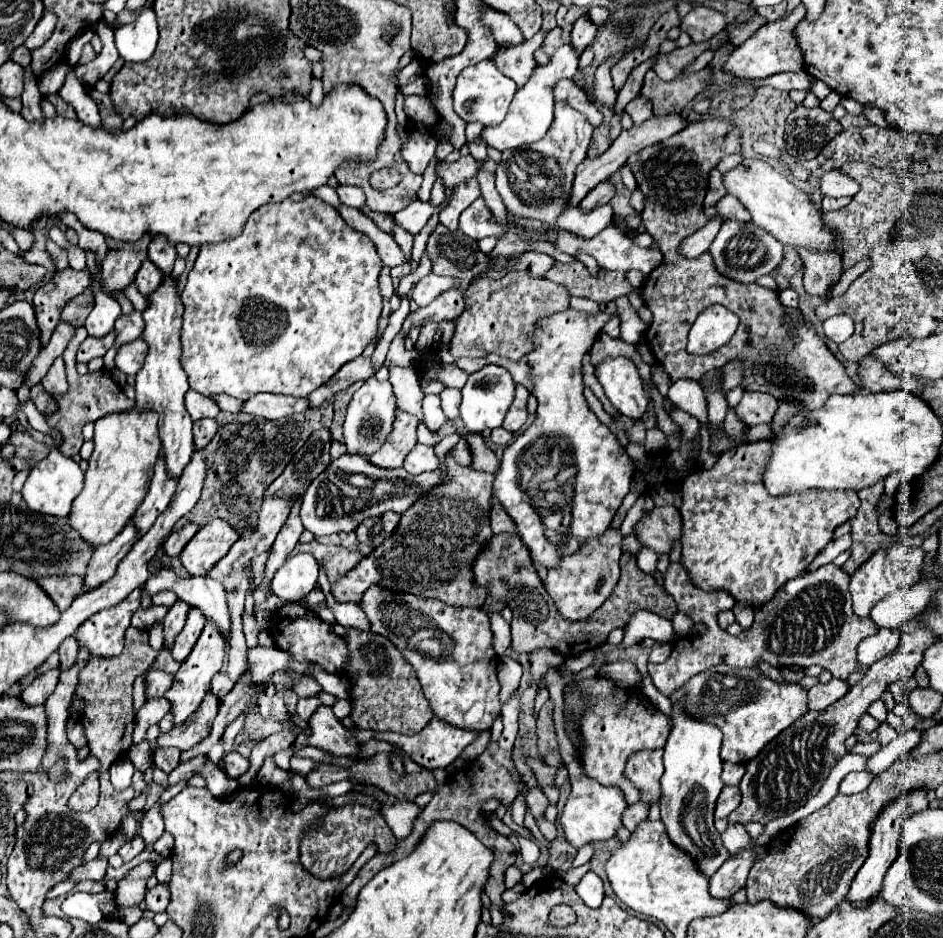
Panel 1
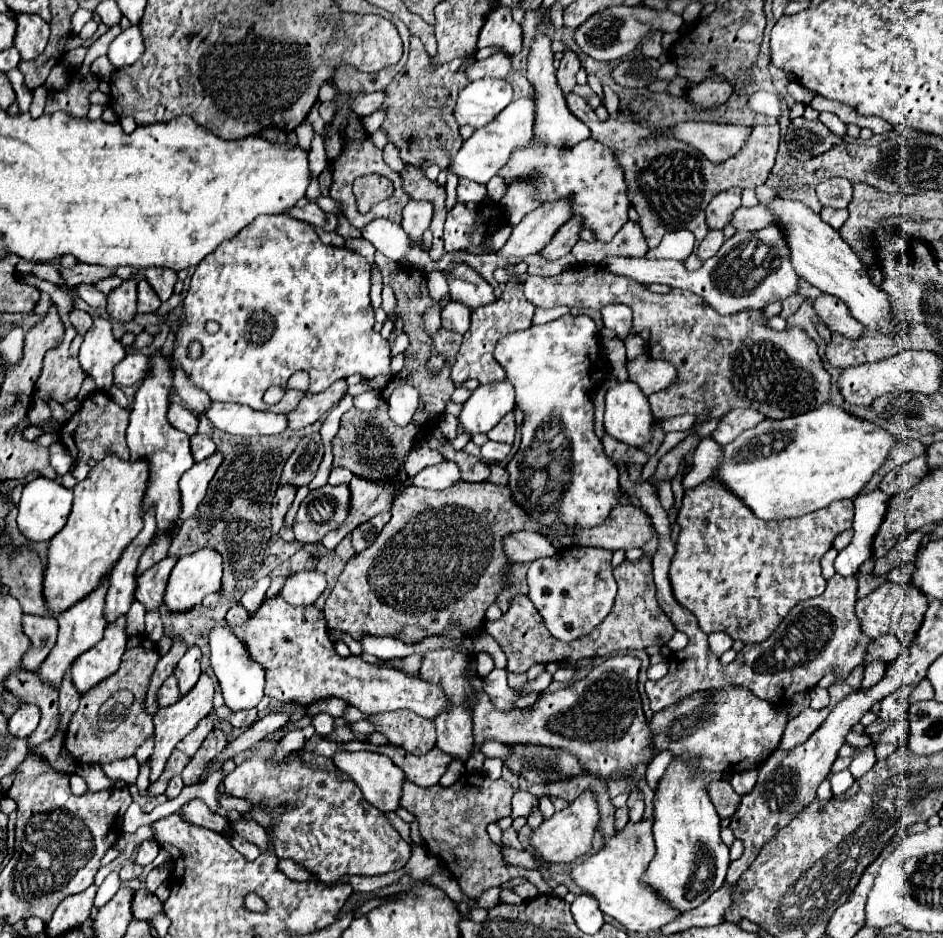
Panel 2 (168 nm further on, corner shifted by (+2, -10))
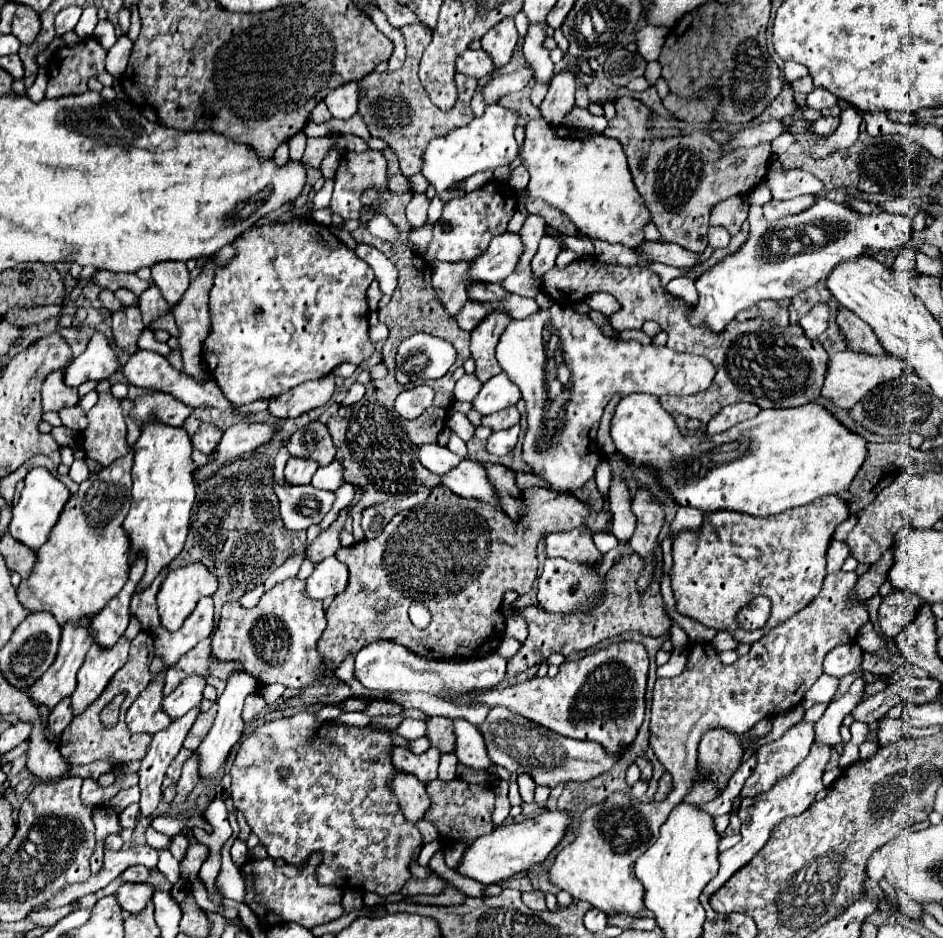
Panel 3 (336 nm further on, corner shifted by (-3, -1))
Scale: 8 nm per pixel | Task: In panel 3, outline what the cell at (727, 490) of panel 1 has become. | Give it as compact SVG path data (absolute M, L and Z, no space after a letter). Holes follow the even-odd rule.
M831 495L811 505L803 505L799 509L789 509L787 513L779 513L779 517L751 517L747 513L735 511L711 511L703 515L703 525L695 531L681 531L673 539L673 569L671 569L671 587L675 593L677 611L693 617L695 621L703 623L705 627L725 629L729 631L739 643L753 643L763 637L773 627L781 625L785 619L801 611L813 597L819 595L827 569L825 569L825 553L833 531L839 523L849 517L849 505L845 499ZM759 595L767 595L773 603L771 617L763 629L757 631L743 631L735 619L739 607L747 605Z

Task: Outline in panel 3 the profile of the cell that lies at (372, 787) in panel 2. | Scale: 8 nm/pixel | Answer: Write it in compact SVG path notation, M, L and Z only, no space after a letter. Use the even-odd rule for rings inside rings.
M395 771L391 777L391 793L399 799L399 807L409 821L419 821L427 811L429 797L425 791L425 783L421 783L415 775Z

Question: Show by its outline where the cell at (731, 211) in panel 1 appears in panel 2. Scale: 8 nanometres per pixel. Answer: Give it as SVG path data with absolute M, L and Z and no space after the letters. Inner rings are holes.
M754 206L754 208L738 208L734 212L734 218L732 218L732 226L736 230L744 230L744 232L756 232L756 230L762 230L764 226L772 224L776 218L774 214L770 212L768 206Z

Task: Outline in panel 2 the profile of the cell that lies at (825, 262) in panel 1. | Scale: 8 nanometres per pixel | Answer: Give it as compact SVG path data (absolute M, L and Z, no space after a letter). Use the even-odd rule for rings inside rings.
M822 294L814 302L814 310L816 310L818 318L828 326L828 330L832 334L842 334L848 340L862 338L864 328L858 326L860 322L850 316L848 308L838 298L832 298L830 294Z

